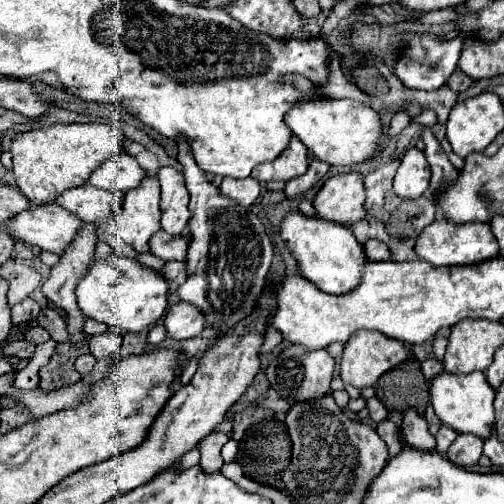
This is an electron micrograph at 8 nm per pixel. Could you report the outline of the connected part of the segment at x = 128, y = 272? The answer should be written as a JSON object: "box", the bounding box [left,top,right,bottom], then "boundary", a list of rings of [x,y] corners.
{"box":[76,254,168,332],"boundary":[[[110,254],[108,258],[92,260],[92,264],[86,268],[86,274],[78,282],[76,298],[86,318],[92,318],[106,326],[116,326],[124,332],[140,332],[164,316],[168,302],[168,284],[158,272],[142,268],[136,260]]]}

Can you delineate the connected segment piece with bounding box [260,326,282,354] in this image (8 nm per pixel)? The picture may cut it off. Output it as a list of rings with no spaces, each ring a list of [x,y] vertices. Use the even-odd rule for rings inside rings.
[[[270,326],[270,328],[268,328],[268,332],[264,334],[264,344],[262,344],[262,348],[260,348],[260,354],[268,354],[268,352],[272,352],[280,342],[282,342],[280,332],[278,332],[278,330],[274,330],[274,328]]]

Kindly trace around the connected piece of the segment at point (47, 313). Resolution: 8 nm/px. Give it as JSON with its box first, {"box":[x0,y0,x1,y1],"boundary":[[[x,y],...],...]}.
{"box":[37,307,68,342],"boundary":[[[45,307],[37,316],[38,325],[45,328],[56,342],[68,342],[65,320],[53,309]]]}

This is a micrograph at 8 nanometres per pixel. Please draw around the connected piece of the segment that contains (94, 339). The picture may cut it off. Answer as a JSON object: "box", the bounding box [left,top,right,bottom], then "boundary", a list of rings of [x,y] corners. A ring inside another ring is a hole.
{"box":[90,332,122,360],"boundary":[[[105,332],[104,334],[91,336],[90,353],[98,360],[116,354],[122,346],[122,334]]]}

